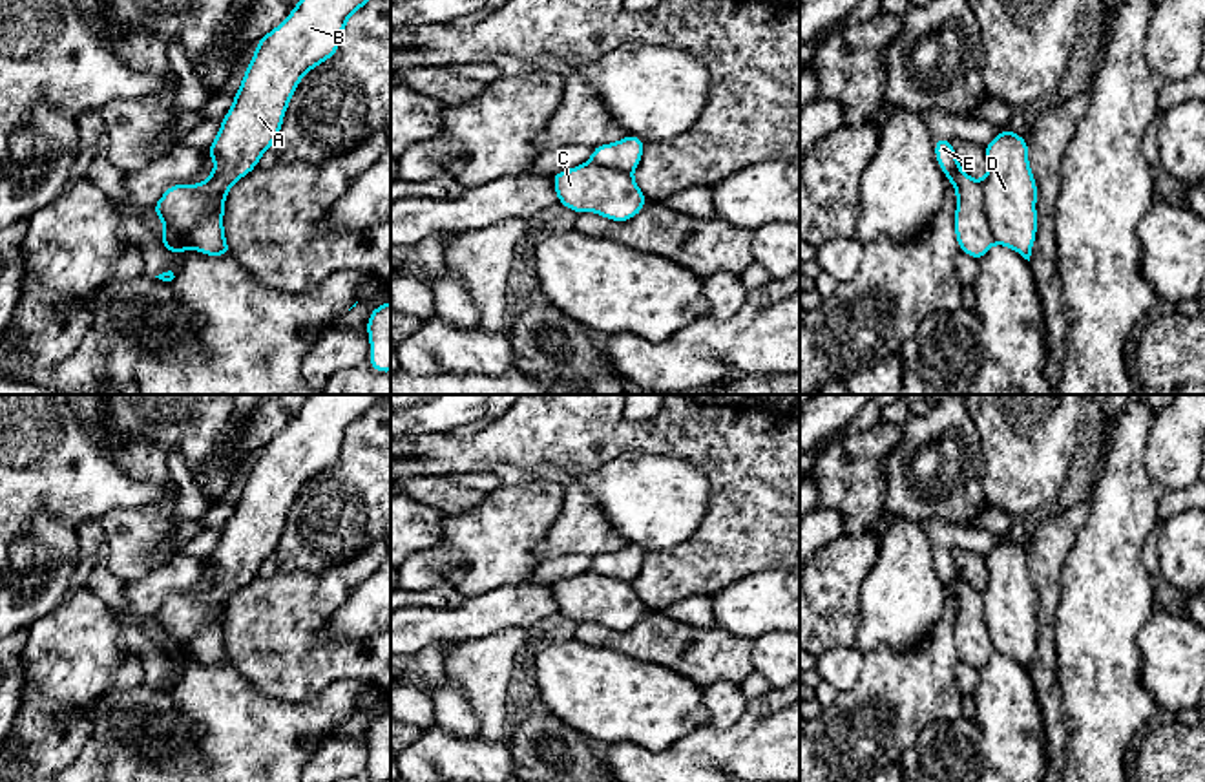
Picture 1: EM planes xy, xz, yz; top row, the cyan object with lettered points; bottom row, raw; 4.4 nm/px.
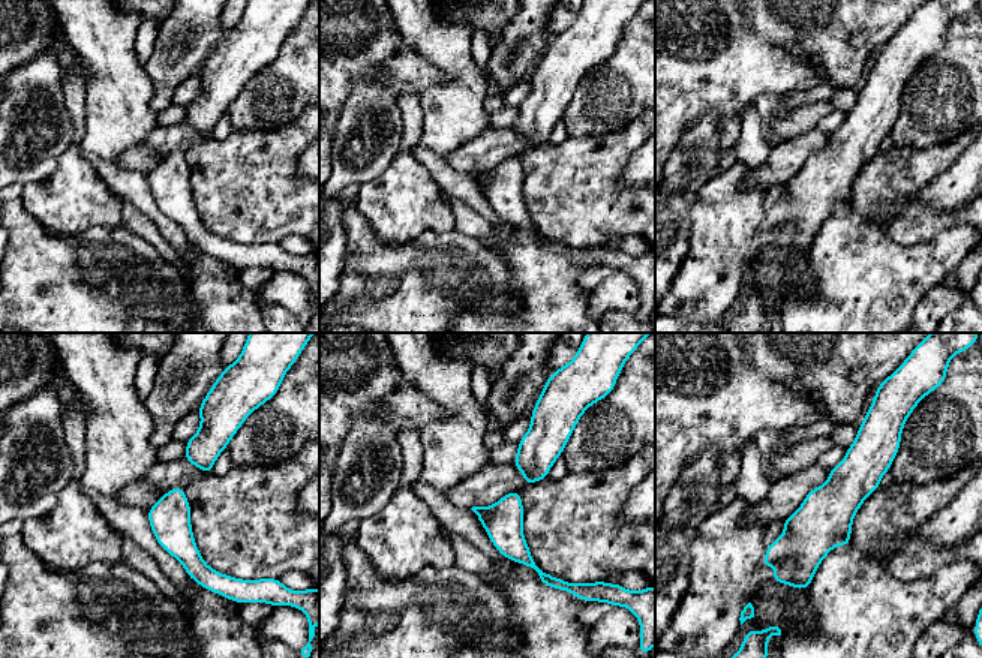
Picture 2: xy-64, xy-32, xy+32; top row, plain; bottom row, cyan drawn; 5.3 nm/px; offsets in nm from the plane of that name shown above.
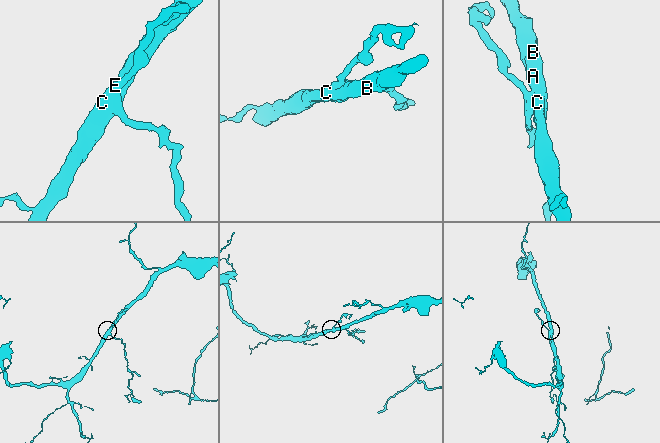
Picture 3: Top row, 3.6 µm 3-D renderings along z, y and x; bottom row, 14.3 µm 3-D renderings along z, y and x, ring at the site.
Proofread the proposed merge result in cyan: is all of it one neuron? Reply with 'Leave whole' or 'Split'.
Split

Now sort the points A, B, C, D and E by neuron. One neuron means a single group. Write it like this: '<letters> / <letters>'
A B C D / E

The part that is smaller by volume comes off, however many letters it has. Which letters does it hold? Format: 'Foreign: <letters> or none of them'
Foreign: E

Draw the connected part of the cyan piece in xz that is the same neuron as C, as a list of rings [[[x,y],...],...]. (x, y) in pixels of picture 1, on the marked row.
[[[588,161],[551,175],[561,205],[575,214],[597,212],[610,221],[635,217],[648,199],[632,174]]]

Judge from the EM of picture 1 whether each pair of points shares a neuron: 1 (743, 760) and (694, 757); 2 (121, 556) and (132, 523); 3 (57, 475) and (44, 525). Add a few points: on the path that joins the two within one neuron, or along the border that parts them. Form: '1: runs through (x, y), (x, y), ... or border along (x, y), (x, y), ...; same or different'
1: runs through (731, 759), (707, 759); same
2: runs through (128, 549), (132, 545), (132, 530); same
3: border along (75, 532), (39, 514), (31, 528), (19, 538); different

